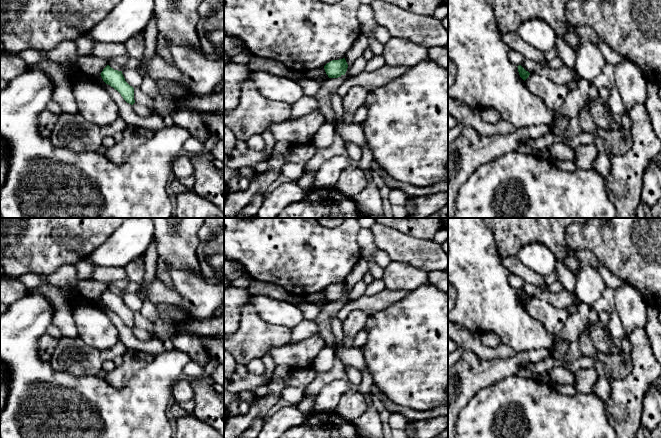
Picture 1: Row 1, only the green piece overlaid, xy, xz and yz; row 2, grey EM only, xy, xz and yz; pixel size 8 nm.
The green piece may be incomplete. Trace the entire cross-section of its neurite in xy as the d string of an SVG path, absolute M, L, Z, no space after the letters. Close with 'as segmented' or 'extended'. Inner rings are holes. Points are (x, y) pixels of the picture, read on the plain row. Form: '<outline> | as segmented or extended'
M107 289L100 299L103 305L117 314L127 327L135 327L134 312L125 305L122 295L114 294Z | as segmented

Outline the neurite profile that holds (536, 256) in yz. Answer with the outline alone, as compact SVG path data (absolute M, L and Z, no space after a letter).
M529 243L516 254L518 259L529 269L543 278L556 270L556 258L553 252L542 243Z

